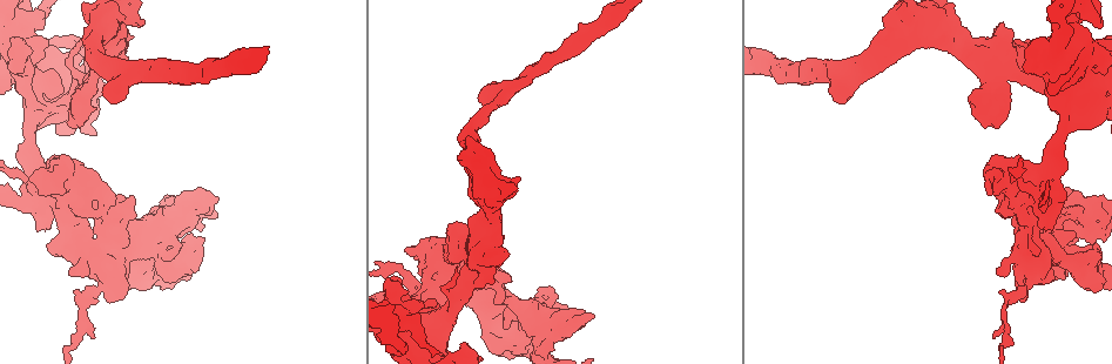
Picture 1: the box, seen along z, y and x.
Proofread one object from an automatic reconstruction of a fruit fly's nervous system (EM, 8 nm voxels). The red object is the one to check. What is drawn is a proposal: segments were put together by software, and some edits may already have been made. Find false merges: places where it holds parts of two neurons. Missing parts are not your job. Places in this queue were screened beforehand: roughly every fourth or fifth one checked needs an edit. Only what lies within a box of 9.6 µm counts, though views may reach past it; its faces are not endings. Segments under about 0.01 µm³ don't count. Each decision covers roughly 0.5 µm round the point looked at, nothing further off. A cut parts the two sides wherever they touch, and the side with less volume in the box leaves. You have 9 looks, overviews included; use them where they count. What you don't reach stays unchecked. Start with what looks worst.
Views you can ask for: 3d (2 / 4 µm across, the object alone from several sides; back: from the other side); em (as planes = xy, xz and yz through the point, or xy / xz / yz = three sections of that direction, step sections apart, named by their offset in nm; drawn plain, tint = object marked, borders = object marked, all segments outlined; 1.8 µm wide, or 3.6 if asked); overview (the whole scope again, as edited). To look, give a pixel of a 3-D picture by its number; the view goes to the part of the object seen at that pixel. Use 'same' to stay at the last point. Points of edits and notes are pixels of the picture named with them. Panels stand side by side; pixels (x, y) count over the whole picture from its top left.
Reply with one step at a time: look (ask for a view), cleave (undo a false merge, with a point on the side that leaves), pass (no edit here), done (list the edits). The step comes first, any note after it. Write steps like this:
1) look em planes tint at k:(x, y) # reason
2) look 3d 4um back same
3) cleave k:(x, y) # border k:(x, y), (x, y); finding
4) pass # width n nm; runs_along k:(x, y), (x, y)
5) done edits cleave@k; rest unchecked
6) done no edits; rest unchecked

look em 3.6um planes tint at 1:(490, 195) # abrupt turn

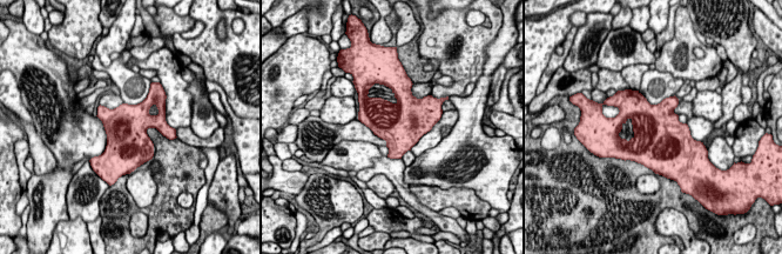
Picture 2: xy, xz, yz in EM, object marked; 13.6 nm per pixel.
pass # one neuron here

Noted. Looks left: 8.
look em 3.6um xy step 16 tint at 1:(1075, 66) # touches itself

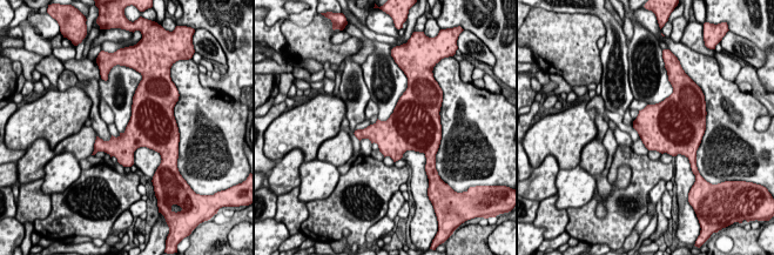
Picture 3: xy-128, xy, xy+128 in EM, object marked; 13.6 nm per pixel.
look em 3.6um planes tint same

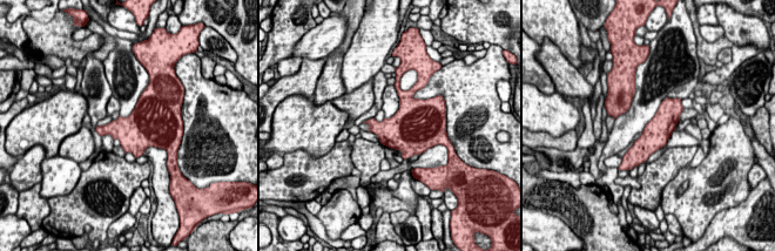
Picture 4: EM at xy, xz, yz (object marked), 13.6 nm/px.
pass # all the same neuron

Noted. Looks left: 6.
look em 3.6um yz step 16 tint at 1:(131, 257) # sudden change in width

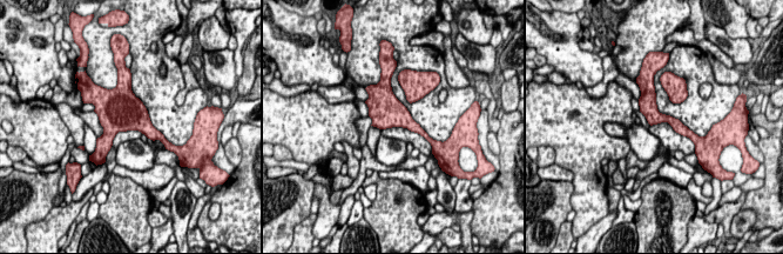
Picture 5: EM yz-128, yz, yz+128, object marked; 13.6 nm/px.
look em 3.6um xy step 4 tint same

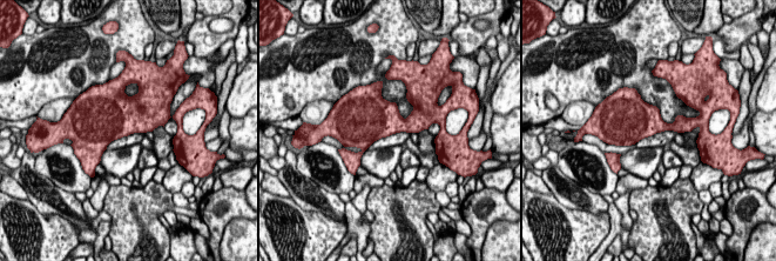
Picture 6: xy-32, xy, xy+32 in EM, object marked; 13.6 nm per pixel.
pass # all the same neuron

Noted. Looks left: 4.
look em xy step 16 tint at 1:(198, 249) # sharp bend

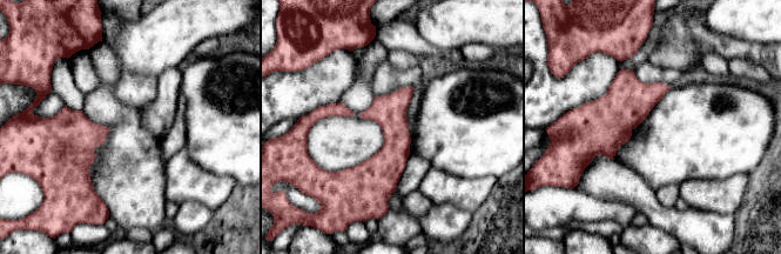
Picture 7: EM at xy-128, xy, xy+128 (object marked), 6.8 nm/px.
pass # runs_along 7:(410, 89), (395, 105), (379, 199); continuous, no second neuron

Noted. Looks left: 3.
done no edits; rest unchecked

